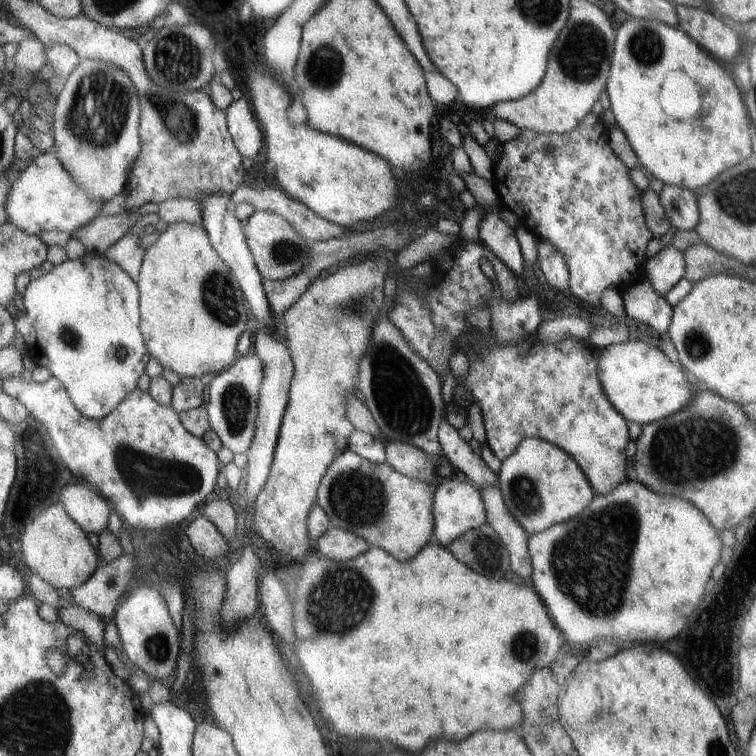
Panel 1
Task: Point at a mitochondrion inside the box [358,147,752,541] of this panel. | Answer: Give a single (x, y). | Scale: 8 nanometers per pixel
(677, 452)

